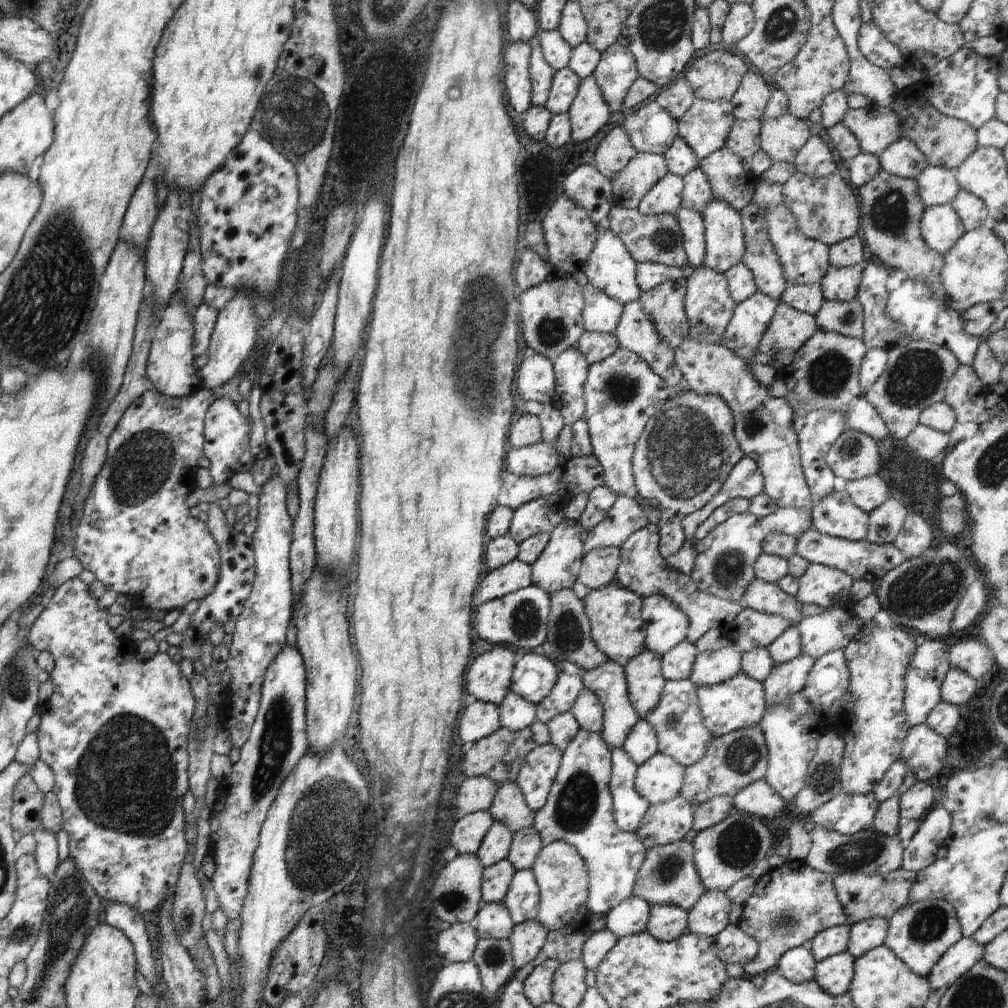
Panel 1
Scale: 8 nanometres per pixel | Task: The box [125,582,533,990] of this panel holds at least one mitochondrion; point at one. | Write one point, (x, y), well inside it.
(329, 815)

